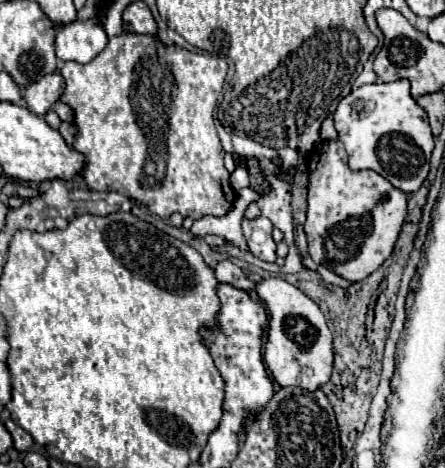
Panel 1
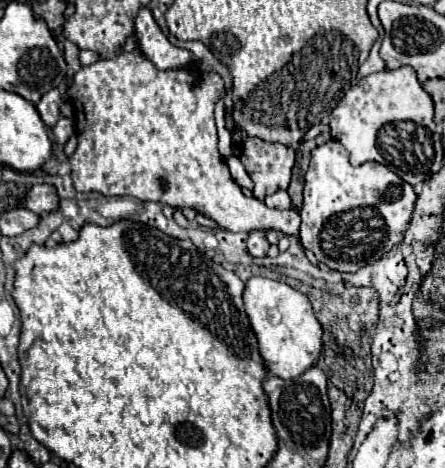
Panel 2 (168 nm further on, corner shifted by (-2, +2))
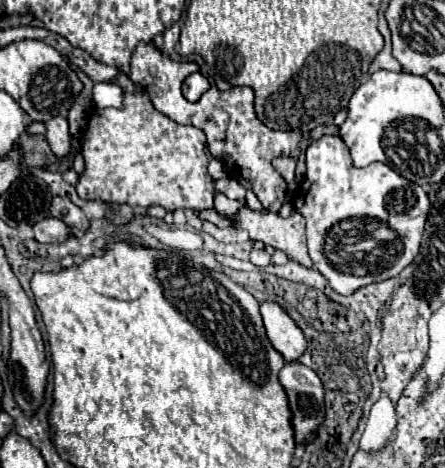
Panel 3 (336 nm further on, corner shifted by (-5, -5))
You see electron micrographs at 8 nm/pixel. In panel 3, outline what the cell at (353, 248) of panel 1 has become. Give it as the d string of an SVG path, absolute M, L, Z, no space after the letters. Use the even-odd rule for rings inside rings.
M323 136L321 140L313 142L309 148L307 148L307 174L305 174L305 182L299 186L299 190L295 192L293 196L293 208L307 220L307 246L309 246L309 256L315 264L315 268L329 280L331 288L343 296L349 296L353 294L357 288L361 286L367 286L367 284L373 284L373 282L381 282L381 280L387 280L387 278L393 278L397 276L405 266L409 266L413 262L413 258L417 256L419 252L419 242L421 242L421 236L423 236L423 226L425 226L425 220L427 220L427 212L429 212L429 198L427 194L423 192L423 188L415 182L409 182L405 178L401 178L395 170L391 170L389 166L385 164L379 164L379 162L373 162L369 164L367 168L355 168L351 164L351 156L349 156L349 150L347 146L343 144L343 140L339 136Z

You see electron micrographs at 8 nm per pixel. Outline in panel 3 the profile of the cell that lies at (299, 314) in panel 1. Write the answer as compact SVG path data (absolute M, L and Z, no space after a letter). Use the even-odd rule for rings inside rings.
M269 300L261 304L261 318L273 348L285 358L285 362L297 362L307 350L307 338L295 320L283 306Z

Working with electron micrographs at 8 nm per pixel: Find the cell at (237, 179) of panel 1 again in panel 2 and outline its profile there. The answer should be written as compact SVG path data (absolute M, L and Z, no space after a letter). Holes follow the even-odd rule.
M230 155L230 157L224 157L224 163L228 165L228 169L230 169L230 175L232 175L232 179L240 185L240 187L244 187L244 189L253 190L254 183L248 177L248 173L246 169L238 161L238 157L234 157L234 155Z

